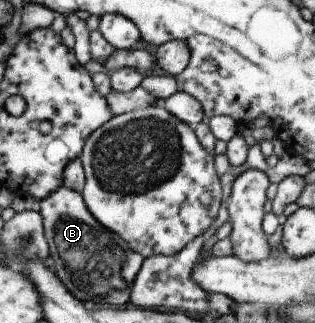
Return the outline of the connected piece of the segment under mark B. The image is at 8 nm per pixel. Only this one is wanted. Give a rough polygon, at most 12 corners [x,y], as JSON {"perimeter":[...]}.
{"perimeter":[[58,187],[39,200],[55,275],[81,303],[129,304],[143,256]]}

